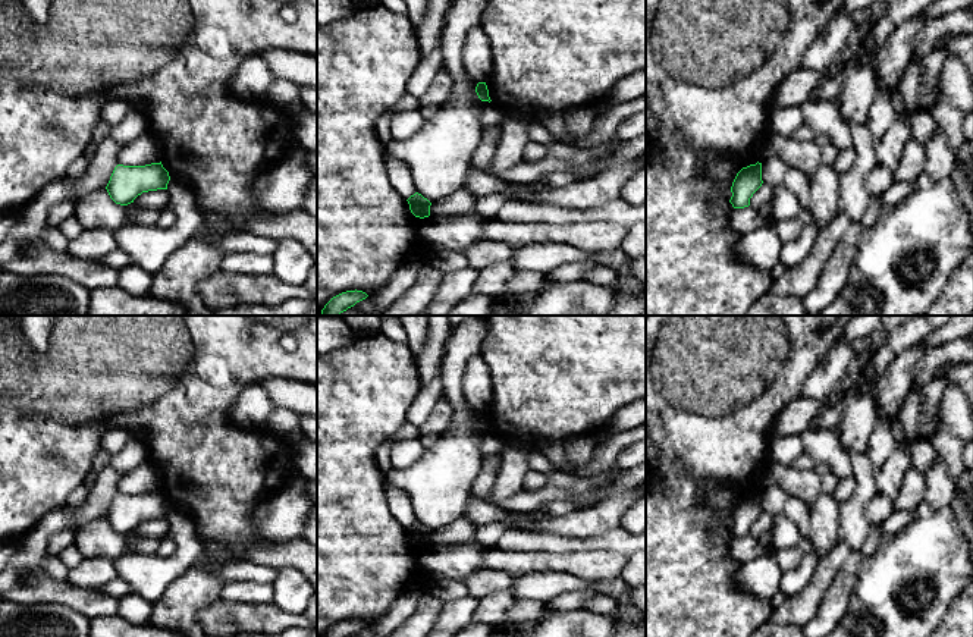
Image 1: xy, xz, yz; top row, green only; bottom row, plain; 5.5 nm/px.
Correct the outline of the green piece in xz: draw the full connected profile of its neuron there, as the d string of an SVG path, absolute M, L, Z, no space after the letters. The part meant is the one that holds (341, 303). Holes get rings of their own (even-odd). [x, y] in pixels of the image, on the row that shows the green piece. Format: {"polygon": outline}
{"polygon": "M346 291L333 296L321 310L321 316L339 316L357 302L365 299L368 295L362 291Z"}

